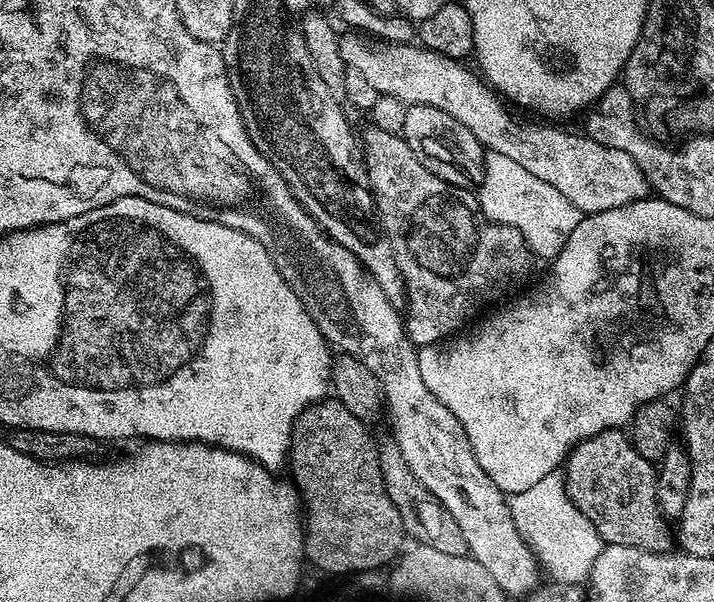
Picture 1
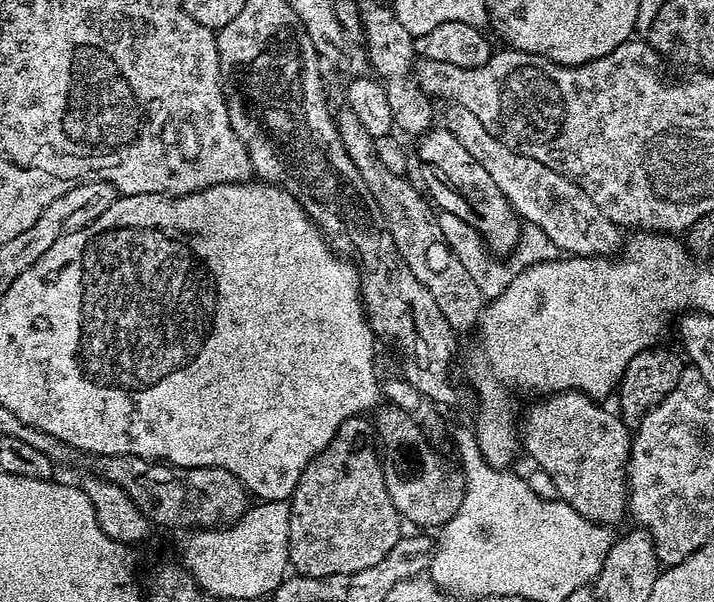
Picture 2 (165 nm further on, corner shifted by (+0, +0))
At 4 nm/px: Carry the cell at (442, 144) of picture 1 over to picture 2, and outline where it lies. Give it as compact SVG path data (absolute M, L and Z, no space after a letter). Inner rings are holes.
M433 127L423 133L419 140L420 145L416 152L420 155L421 162L428 167L421 170L420 176L424 179L423 187L431 203L456 214L466 225L473 227L483 237L489 253L510 253L519 241L522 221L502 194L502 190L498 190L494 178L490 178L490 174L486 174L486 170L482 170L482 166L478 166L478 162L470 158L466 146L462 146L458 138L445 127Z

